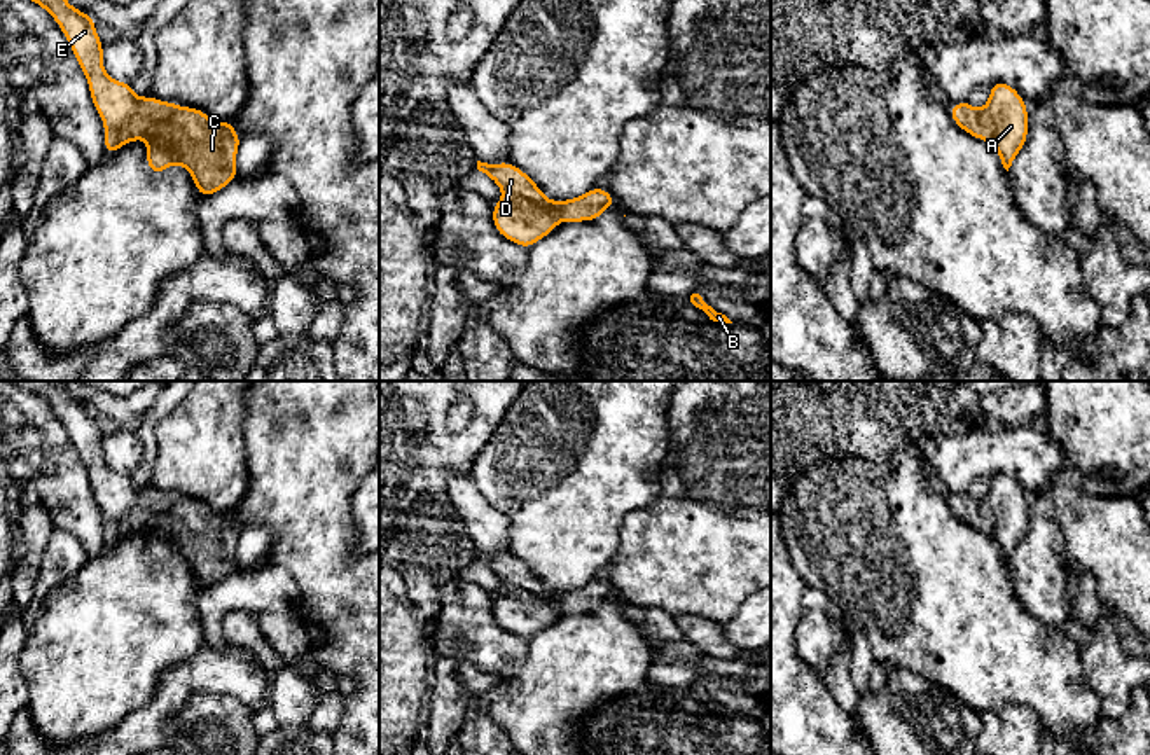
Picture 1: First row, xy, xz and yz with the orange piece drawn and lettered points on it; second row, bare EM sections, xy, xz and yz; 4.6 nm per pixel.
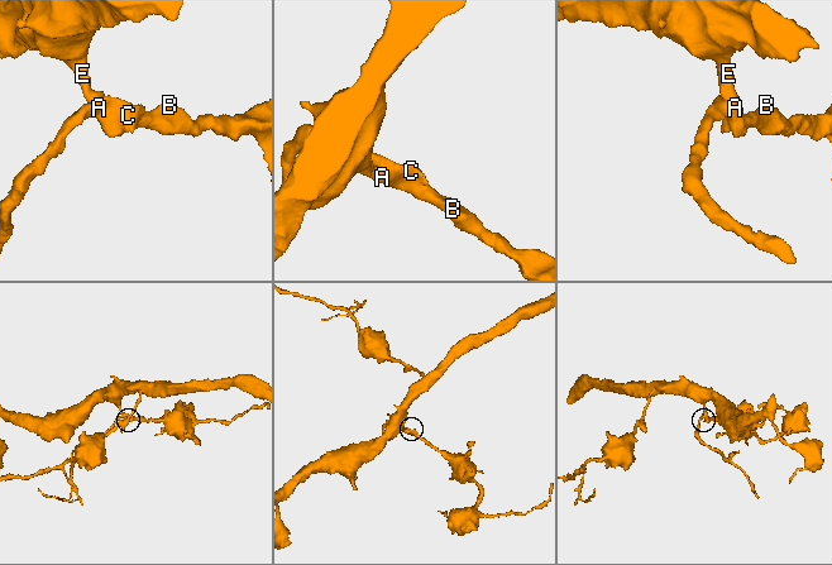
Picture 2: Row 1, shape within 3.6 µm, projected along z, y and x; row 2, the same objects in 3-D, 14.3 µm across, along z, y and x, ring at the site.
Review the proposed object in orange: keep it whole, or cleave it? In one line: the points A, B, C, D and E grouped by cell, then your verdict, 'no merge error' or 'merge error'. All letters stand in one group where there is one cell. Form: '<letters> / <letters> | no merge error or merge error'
A B E / C D | merge error

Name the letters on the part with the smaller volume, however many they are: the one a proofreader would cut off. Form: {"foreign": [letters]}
{"foreign": ["C", "D"]}

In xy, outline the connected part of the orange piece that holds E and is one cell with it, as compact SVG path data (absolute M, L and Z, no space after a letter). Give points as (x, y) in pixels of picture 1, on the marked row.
M31 0L44 7L65 33L84 77L89 82L93 105L105 129L124 131L140 114L143 98L138 98L128 82L114 80L103 68L103 44L98 38L94 21L66 0Z

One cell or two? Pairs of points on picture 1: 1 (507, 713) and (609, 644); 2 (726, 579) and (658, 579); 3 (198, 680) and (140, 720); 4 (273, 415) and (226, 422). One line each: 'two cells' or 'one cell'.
1: one cell
2: one cell
3: one cell
4: two cells

